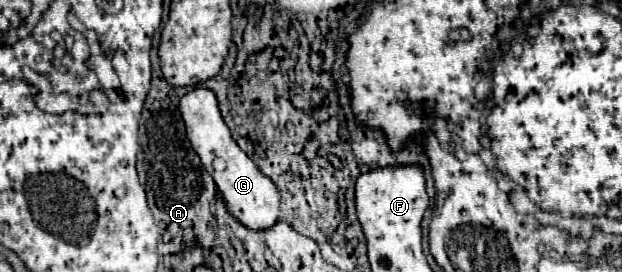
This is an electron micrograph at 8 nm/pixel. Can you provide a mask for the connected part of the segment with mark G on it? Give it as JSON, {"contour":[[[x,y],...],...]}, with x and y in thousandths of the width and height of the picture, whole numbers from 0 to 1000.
{"contour":[[[317,320],[291,364],[288,408],[301,467],[301,504],[333,636],[346,658],[368,783],[400,842],[429,842],[442,827],[449,805],[449,695],[371,504],[371,482],[355,430],[346,342],[333,320]]]}

